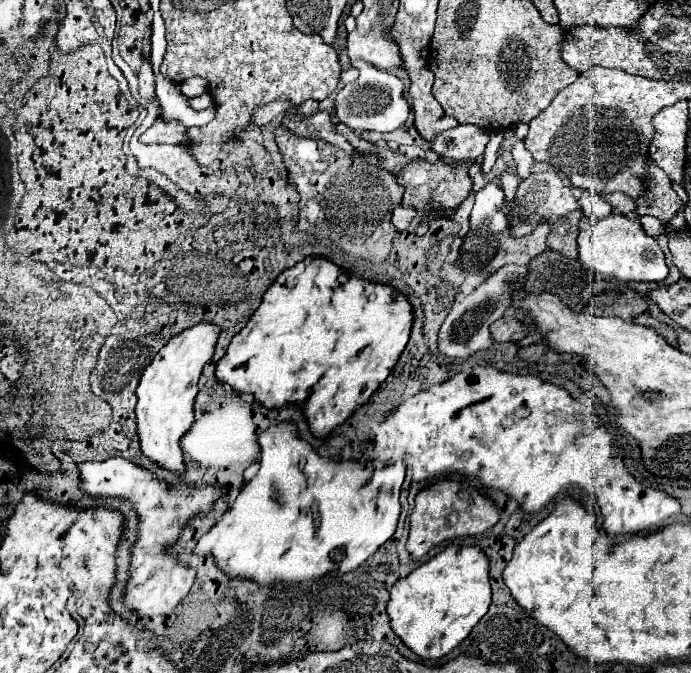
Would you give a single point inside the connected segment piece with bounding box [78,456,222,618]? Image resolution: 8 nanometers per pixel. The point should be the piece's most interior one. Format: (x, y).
(157, 583)

